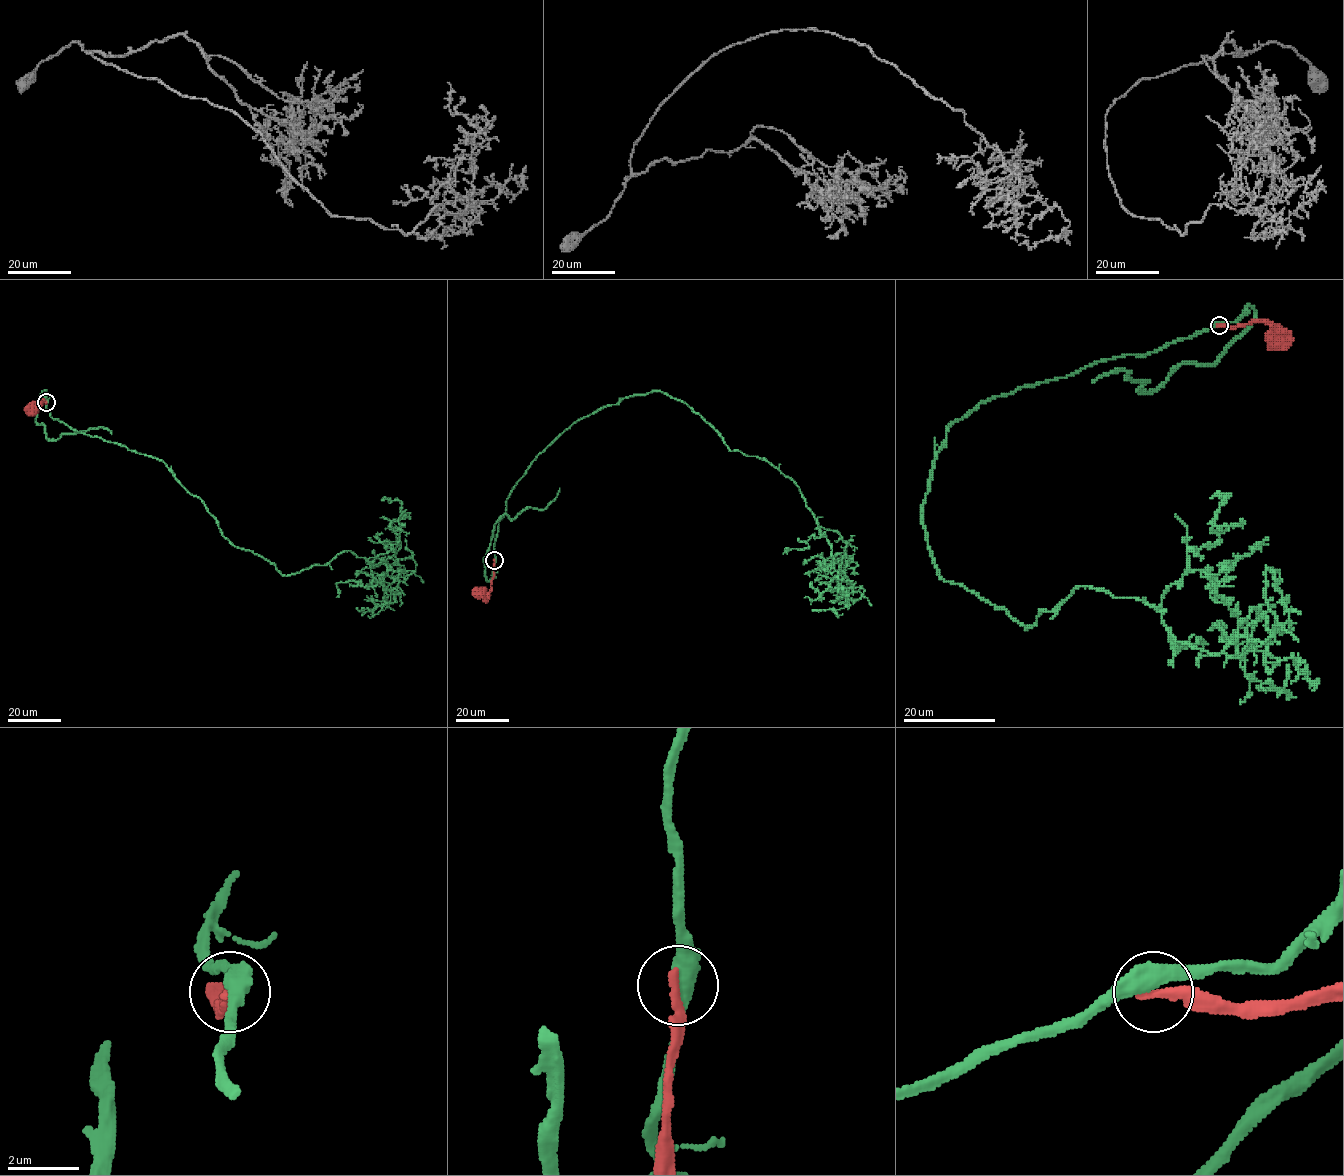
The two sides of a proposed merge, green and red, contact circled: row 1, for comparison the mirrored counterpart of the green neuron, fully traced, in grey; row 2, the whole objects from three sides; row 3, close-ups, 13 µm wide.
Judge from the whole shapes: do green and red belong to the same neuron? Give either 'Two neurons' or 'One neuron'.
Two neurons

